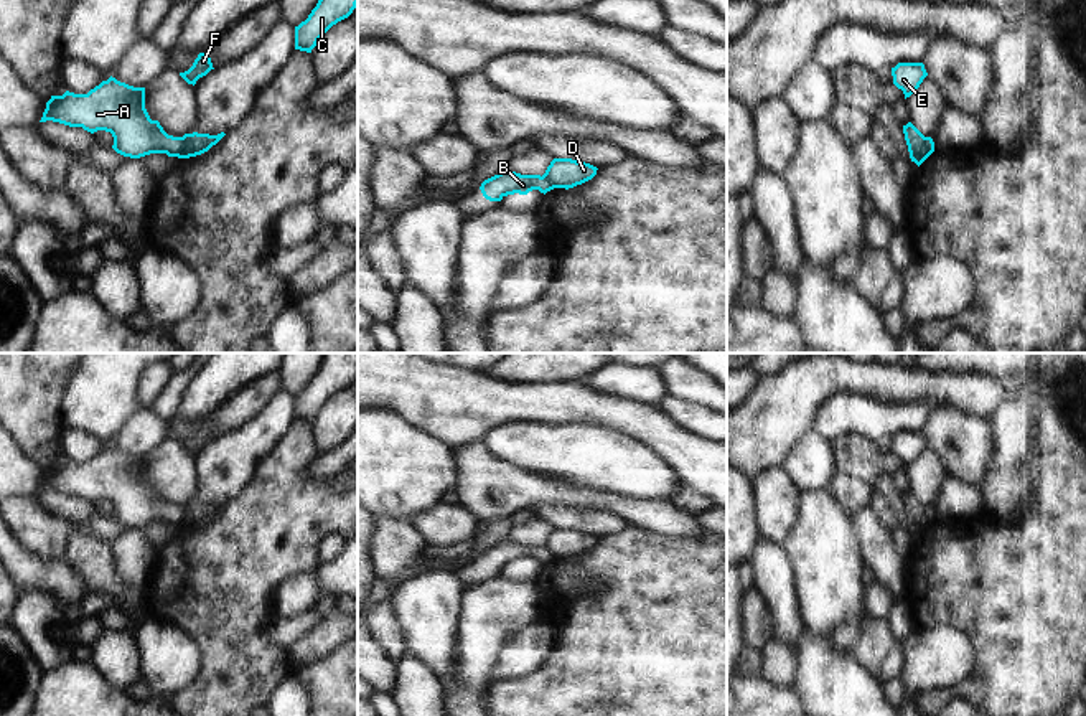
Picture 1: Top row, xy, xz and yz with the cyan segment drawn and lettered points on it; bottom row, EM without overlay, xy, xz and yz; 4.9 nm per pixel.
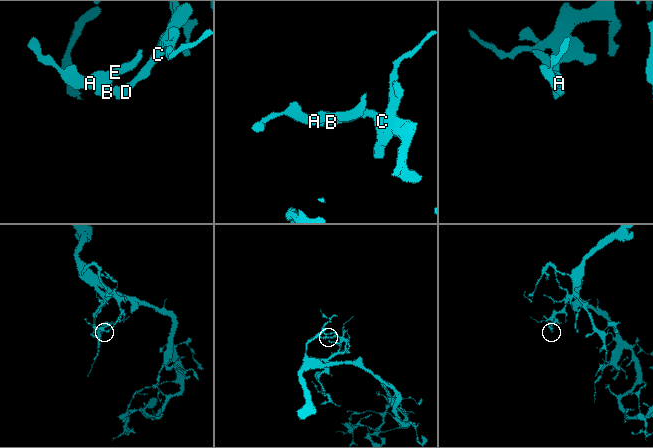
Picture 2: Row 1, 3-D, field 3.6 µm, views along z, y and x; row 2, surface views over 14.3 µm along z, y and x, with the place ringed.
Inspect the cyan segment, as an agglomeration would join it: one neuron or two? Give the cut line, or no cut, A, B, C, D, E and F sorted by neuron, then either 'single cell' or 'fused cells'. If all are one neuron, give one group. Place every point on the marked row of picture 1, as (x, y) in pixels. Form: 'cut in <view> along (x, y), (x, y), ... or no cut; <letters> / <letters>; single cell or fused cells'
cut in xy along (180, 137), (177, 155); A B E F / C D; fused cells

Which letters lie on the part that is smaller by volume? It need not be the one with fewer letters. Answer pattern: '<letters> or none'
A, B, E, F

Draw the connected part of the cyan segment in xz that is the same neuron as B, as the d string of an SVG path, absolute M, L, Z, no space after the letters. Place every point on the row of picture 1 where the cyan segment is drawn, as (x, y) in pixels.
M504 170L488 180L480 186L483 196L489 201L501 201L508 195L527 195L532 190L547 193L552 186L541 175L521 175L511 170Z

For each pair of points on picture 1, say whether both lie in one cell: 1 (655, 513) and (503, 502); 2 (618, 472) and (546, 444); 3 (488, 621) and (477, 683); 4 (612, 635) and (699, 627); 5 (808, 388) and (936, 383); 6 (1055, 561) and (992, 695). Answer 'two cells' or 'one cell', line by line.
1: one cell
2: one cell
3: one cell
4: one cell
5: one cell
6: one cell

